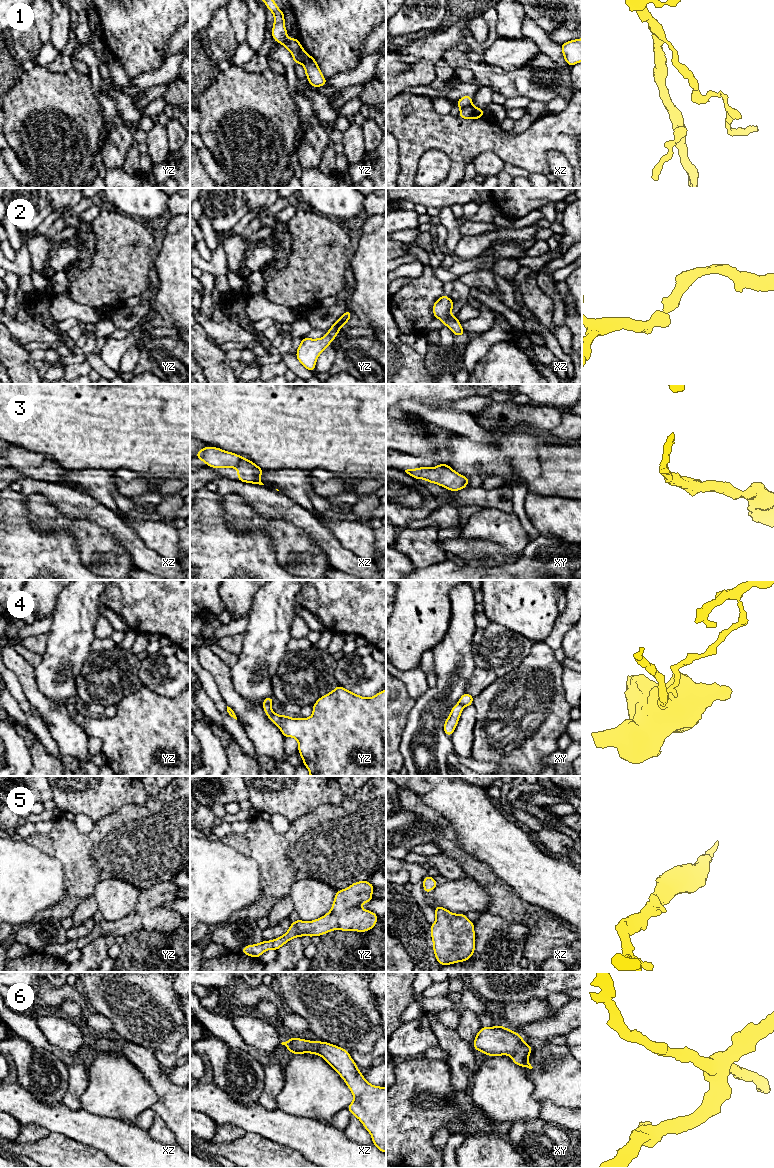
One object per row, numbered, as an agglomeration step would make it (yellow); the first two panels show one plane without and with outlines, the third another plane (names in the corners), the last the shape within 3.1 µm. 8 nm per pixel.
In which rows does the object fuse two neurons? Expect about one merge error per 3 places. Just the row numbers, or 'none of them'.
1, 4

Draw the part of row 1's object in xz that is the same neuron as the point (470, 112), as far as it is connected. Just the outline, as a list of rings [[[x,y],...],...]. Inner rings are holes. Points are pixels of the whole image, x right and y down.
[[[469,105],[460,110],[458,117],[462,119],[479,119],[484,116],[483,108],[477,108]]]

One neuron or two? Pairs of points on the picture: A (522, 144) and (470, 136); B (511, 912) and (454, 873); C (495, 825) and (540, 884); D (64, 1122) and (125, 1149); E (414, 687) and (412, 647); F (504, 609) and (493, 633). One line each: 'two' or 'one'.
A: one
B: two
C: one
D: one
E: two
F: two

